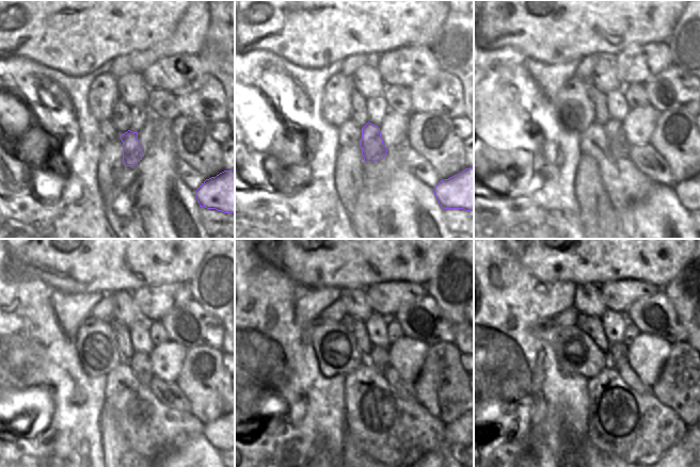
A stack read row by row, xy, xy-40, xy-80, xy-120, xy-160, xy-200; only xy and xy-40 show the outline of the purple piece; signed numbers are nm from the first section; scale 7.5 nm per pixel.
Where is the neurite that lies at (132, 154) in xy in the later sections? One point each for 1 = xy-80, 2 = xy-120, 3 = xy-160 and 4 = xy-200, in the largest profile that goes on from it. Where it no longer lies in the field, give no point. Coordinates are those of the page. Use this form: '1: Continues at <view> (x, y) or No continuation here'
1: Continues at xy-80 (616, 137)
2: Continues at xy-120 (143, 371)
3: Continues at xy-160 (380, 367)
4: Continues at xy-200 (614, 364).

